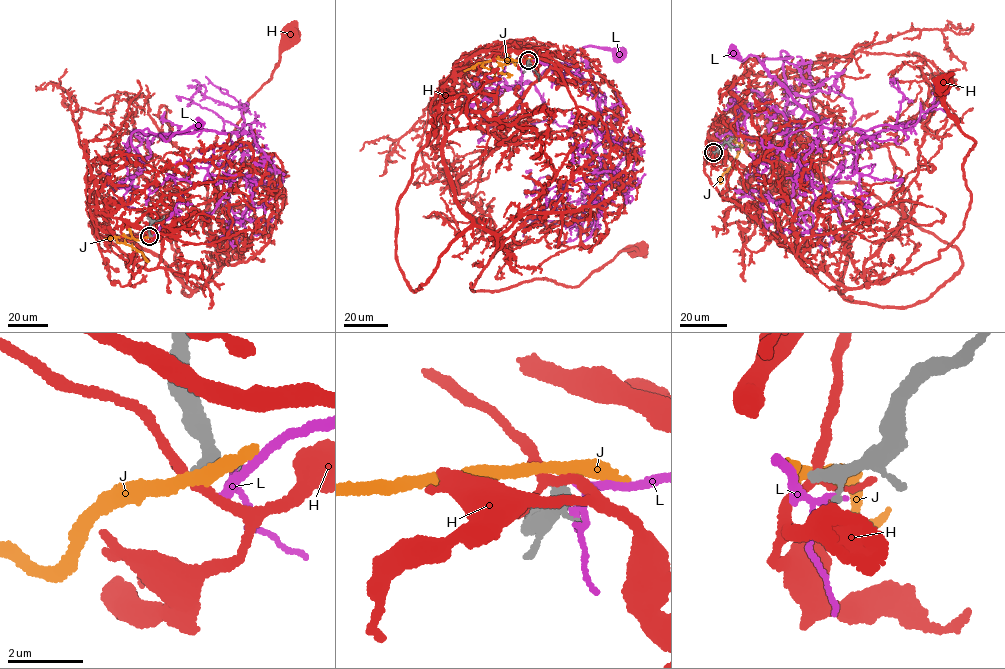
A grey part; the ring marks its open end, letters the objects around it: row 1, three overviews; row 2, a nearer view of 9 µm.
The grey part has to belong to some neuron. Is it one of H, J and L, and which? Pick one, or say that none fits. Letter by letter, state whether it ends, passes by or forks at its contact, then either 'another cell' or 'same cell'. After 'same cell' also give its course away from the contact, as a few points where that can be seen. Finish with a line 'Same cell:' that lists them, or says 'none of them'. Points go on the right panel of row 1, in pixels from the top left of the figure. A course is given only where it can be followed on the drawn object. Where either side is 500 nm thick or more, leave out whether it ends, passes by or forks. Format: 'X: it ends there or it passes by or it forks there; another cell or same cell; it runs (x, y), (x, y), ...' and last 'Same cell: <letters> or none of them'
H: it forks there; another cell
J: it passes by; another cell
L: it forks there; another cell
Same cell: none of them

